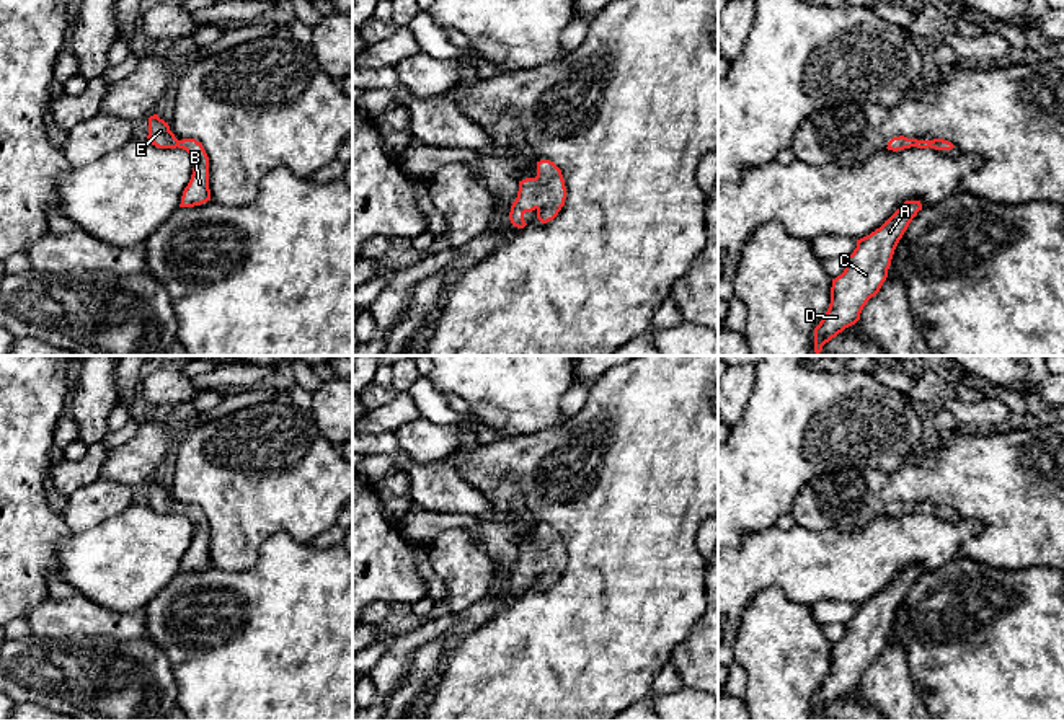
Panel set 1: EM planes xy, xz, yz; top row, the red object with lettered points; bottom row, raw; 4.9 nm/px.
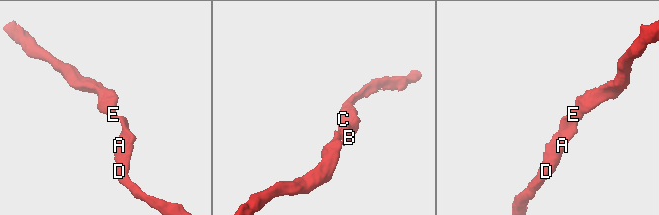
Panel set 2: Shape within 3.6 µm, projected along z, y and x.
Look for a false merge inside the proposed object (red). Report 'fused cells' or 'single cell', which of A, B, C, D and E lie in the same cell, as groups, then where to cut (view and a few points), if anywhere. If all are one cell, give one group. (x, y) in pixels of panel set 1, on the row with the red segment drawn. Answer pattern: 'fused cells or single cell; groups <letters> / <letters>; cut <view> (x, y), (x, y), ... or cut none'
single cell; groups A B C D E; cut none

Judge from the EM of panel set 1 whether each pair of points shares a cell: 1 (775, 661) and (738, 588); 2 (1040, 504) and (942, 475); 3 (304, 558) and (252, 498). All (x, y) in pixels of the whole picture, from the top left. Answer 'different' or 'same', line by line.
1: different
2: same
3: different

